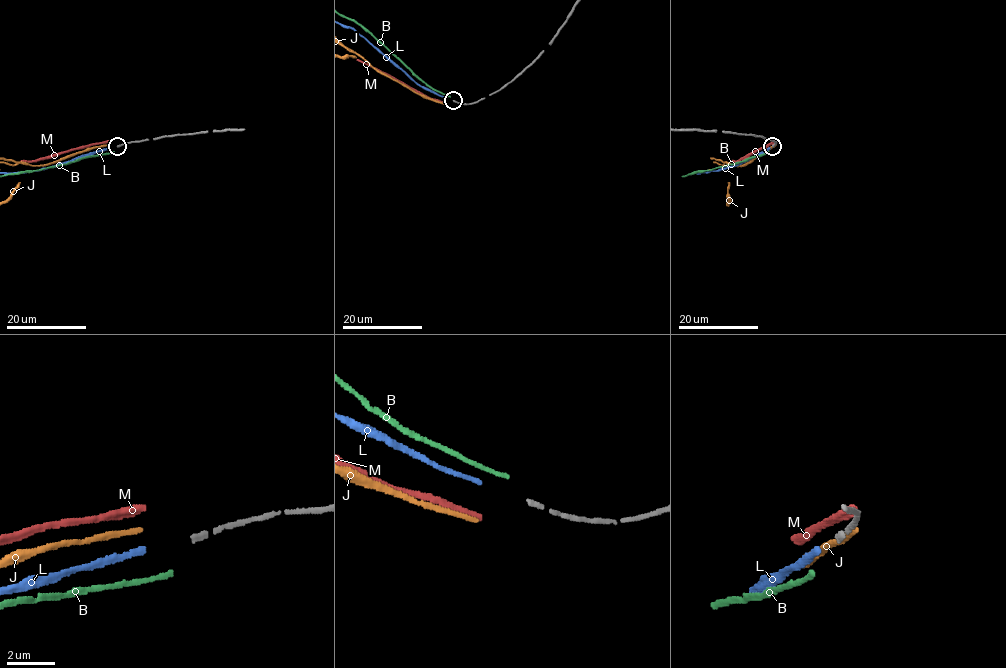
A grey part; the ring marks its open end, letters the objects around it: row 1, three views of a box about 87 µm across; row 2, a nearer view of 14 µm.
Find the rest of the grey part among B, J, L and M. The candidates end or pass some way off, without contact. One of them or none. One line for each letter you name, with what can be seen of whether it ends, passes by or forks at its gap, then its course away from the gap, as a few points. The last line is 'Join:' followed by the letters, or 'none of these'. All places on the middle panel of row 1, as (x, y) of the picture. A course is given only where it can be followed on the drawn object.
L: it ends
Join: L

